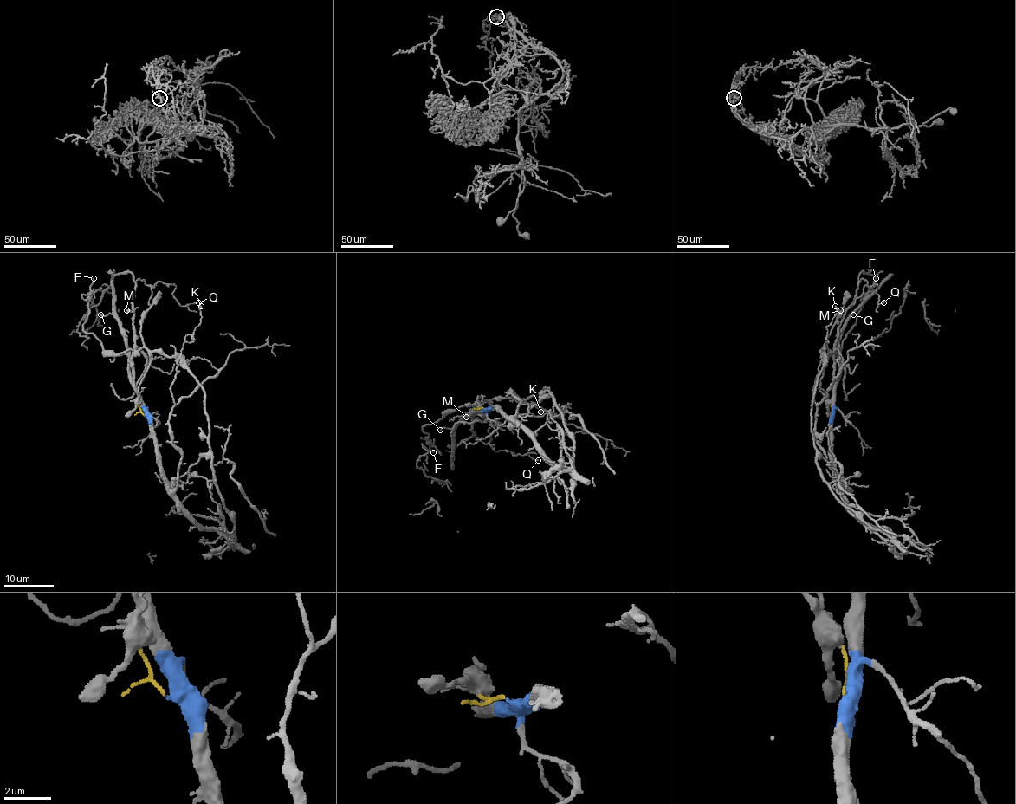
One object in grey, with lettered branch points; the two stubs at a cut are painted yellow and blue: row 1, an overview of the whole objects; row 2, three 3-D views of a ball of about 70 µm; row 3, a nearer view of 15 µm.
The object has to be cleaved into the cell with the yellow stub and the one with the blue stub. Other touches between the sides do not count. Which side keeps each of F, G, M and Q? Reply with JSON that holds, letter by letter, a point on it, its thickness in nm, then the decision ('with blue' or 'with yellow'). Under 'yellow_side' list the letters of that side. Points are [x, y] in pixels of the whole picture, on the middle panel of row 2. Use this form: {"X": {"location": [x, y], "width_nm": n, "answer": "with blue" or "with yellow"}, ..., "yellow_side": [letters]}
{"F": {"location": [433, 452], "width_nm": 160, "answer": "with yellow"}, "G": {"location": [440, 430], "width_nm": 110, "answer": "with blue"}, "M": {"location": [466, 417], "width_nm": 170, "answer": "with blue"}, "Q": {"location": [538, 460], "width_nm": 120, "answer": "with blue"}, "yellow_side": ["F"]}

